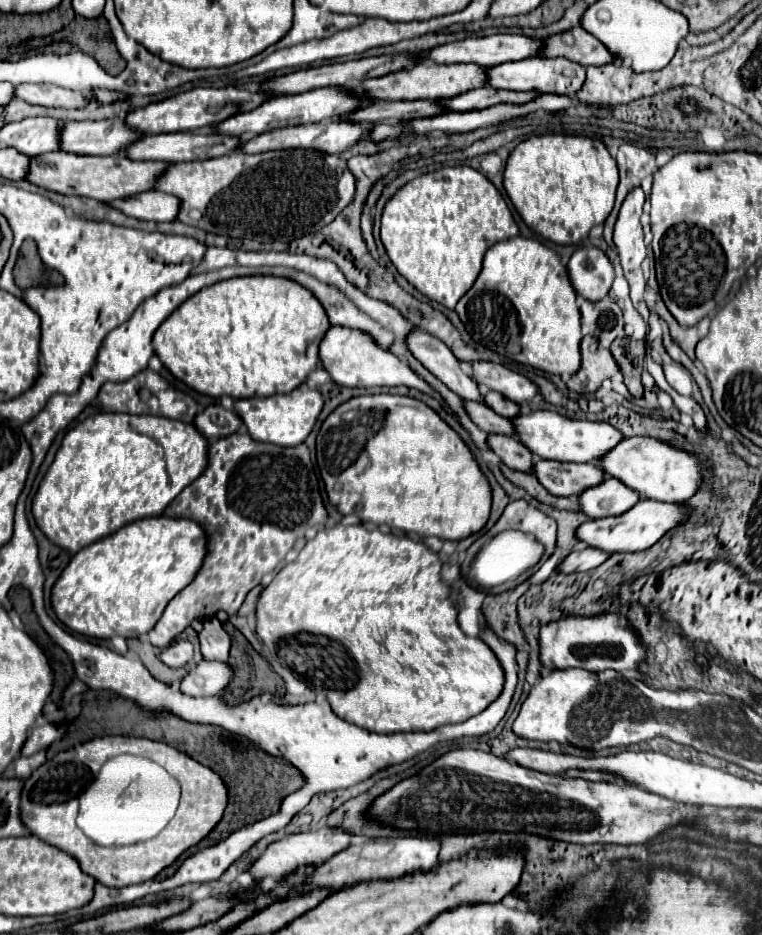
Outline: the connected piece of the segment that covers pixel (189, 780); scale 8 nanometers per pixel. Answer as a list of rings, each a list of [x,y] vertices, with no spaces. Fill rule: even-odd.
[[[99,737],[75,745],[73,749],[57,753],[51,761],[47,761],[45,765],[41,765],[37,771],[31,773],[27,785],[23,787],[23,823],[39,839],[73,855],[87,875],[95,877],[99,883],[107,887],[121,889],[127,885],[151,881],[165,867],[173,865],[187,849],[203,841],[223,819],[227,803],[229,803],[229,793],[223,779],[215,771],[201,765],[199,761],[193,761],[189,755],[177,751],[175,747],[139,737]],[[123,753],[147,757],[159,763],[161,767],[165,767],[179,781],[181,785],[179,811],[169,821],[169,825],[149,841],[121,845],[121,847],[95,845],[95,841],[85,837],[85,833],[75,825],[77,799],[85,787],[85,767],[93,775],[97,775],[107,759]]]

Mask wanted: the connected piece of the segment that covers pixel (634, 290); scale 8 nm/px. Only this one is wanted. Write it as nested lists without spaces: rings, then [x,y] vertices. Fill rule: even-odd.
[[[641,187],[633,189],[619,211],[617,223],[615,223],[615,233],[613,241],[621,257],[621,267],[625,273],[625,279],[629,281],[631,289],[631,301],[633,307],[641,313],[641,317],[647,321],[649,319],[649,309],[643,301],[645,293],[645,277],[641,263],[647,255],[645,243],[643,243],[643,229],[641,229],[641,213],[643,213],[643,203],[645,203],[645,193]]]

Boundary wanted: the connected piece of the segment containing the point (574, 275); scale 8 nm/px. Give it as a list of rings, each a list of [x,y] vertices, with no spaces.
[[[579,247],[571,255],[567,271],[577,295],[583,295],[589,301],[607,297],[615,279],[613,265],[599,247]]]

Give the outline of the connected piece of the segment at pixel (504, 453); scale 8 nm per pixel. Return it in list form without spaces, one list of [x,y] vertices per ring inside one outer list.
[[[489,435],[487,441],[489,441],[491,451],[495,451],[507,467],[523,471],[523,473],[533,473],[533,455],[525,445],[521,445],[519,439],[503,437],[503,435]]]

